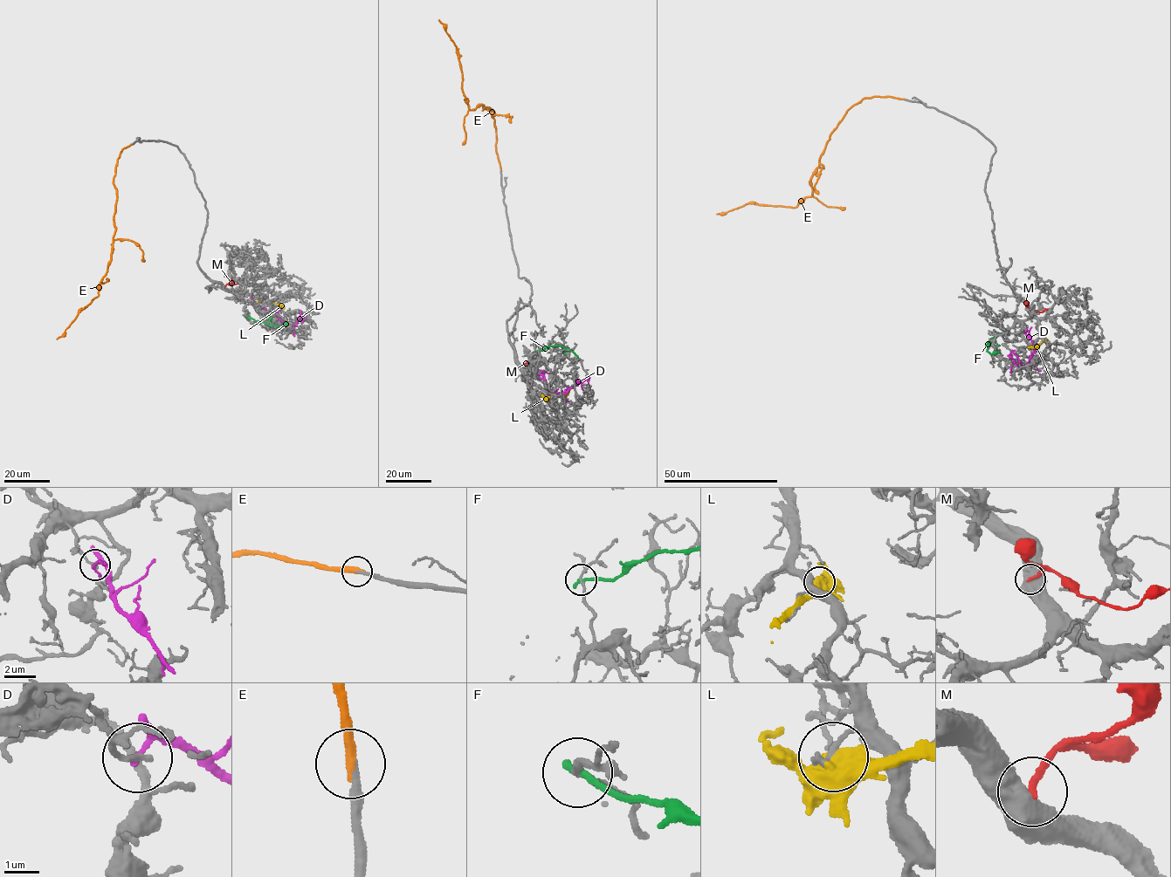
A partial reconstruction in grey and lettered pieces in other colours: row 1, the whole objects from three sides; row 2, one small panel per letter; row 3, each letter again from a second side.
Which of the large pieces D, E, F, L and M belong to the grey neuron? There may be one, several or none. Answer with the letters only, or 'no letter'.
E

